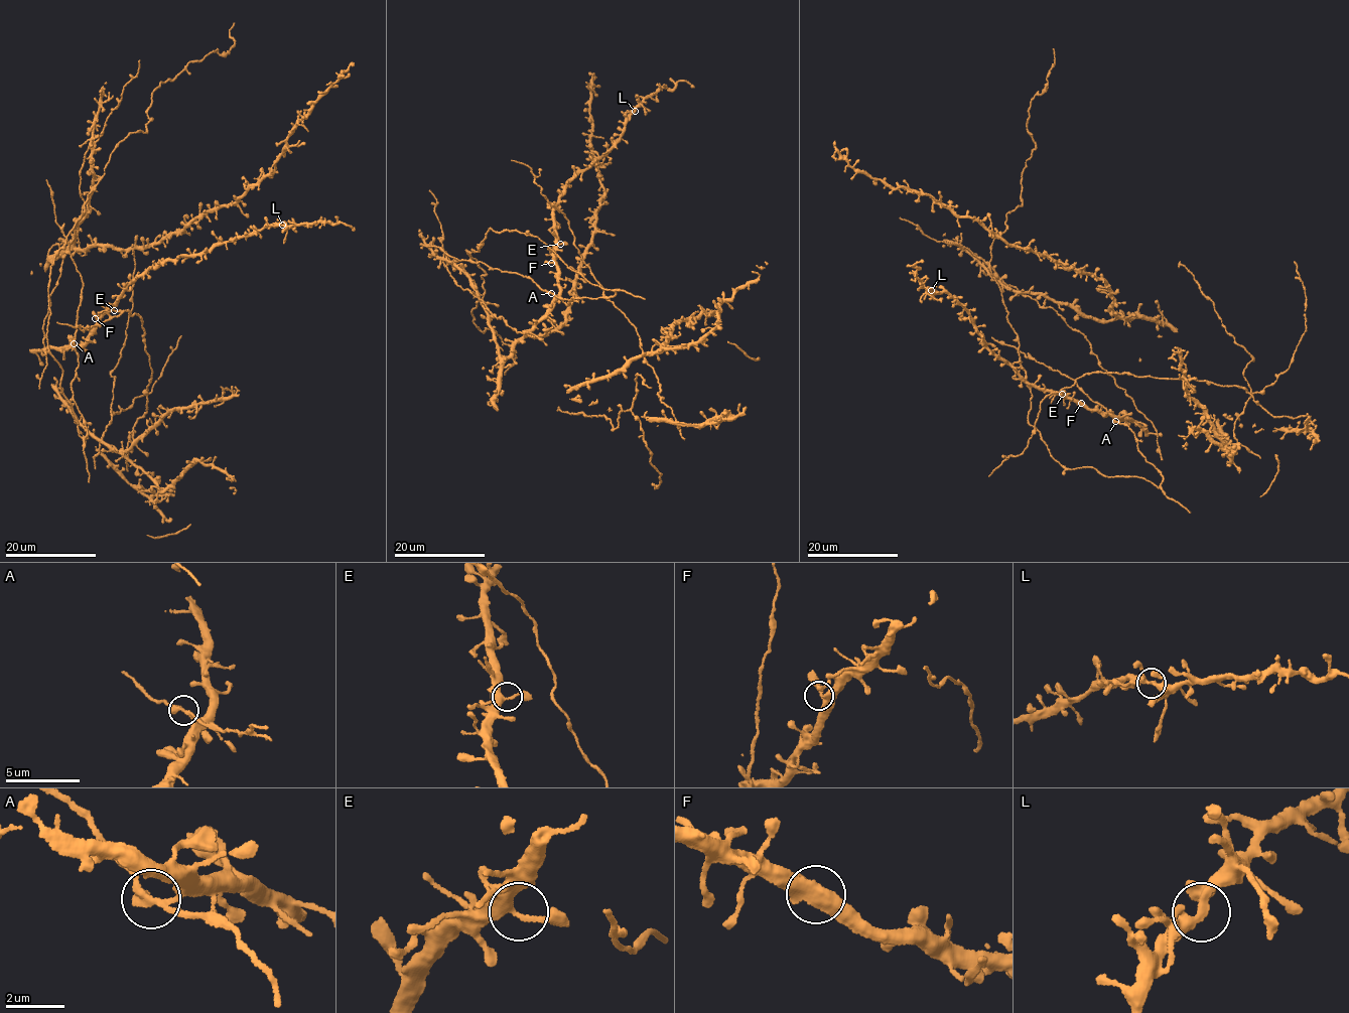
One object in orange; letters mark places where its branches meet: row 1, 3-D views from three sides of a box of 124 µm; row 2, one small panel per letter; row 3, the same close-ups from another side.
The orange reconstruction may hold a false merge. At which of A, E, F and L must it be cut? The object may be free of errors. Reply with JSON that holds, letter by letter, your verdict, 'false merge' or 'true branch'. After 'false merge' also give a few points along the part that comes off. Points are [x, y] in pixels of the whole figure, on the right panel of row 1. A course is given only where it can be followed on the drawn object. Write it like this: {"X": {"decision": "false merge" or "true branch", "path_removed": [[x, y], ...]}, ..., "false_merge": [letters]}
{"A": {"decision": "true branch"}, "E": {"decision": "true branch"}, "F": {"decision": "true branch"}, "L": {"decision": "true branch"}, "false_merge": []}

